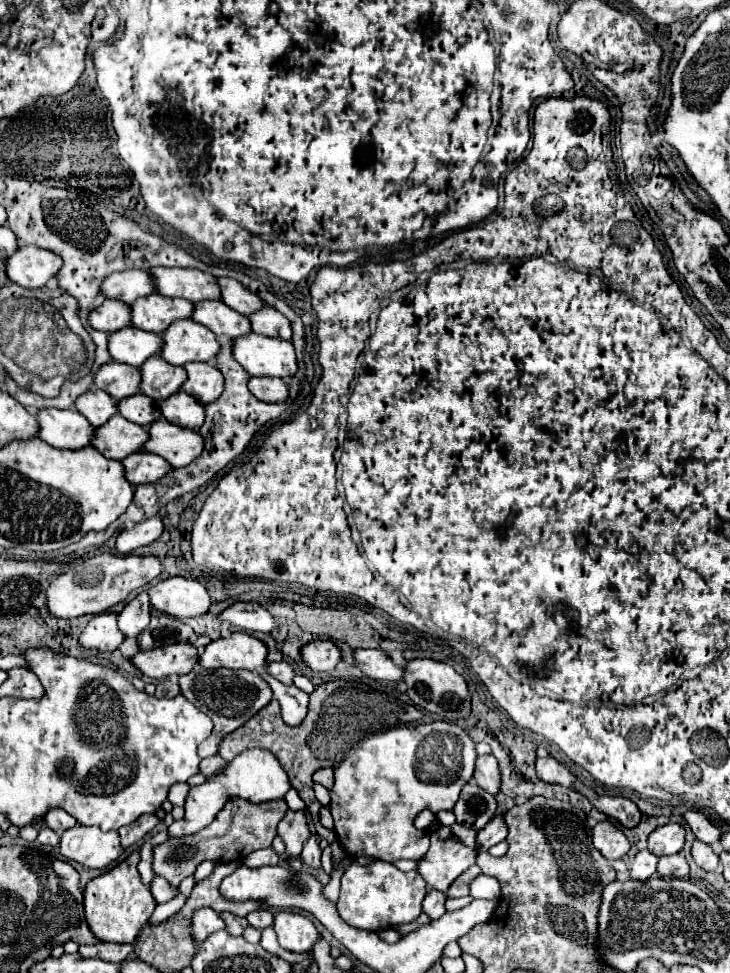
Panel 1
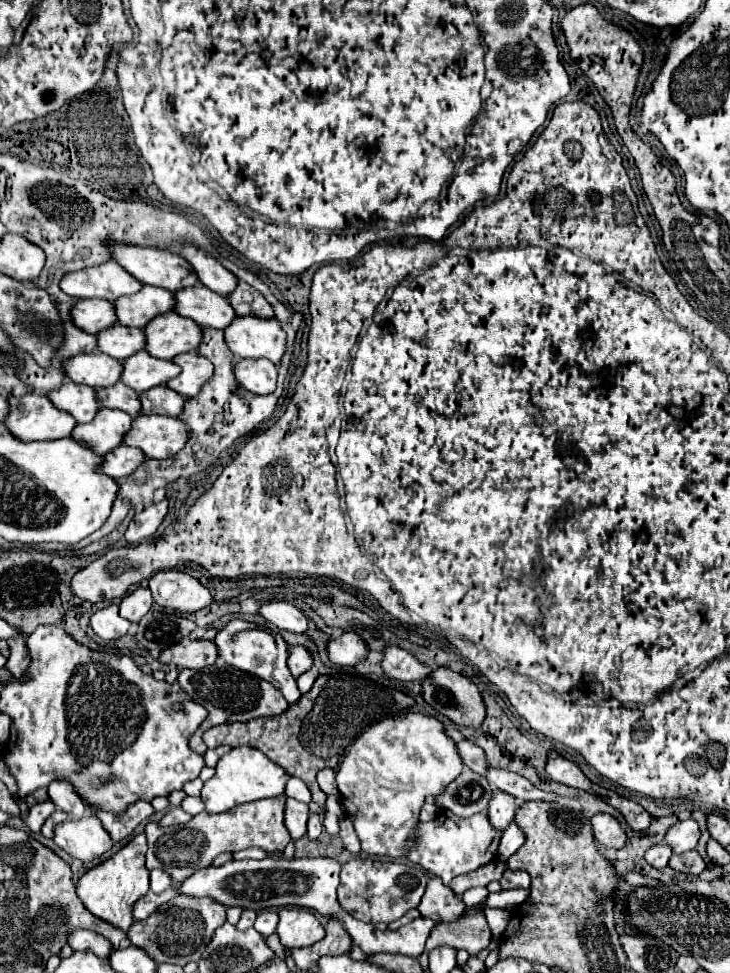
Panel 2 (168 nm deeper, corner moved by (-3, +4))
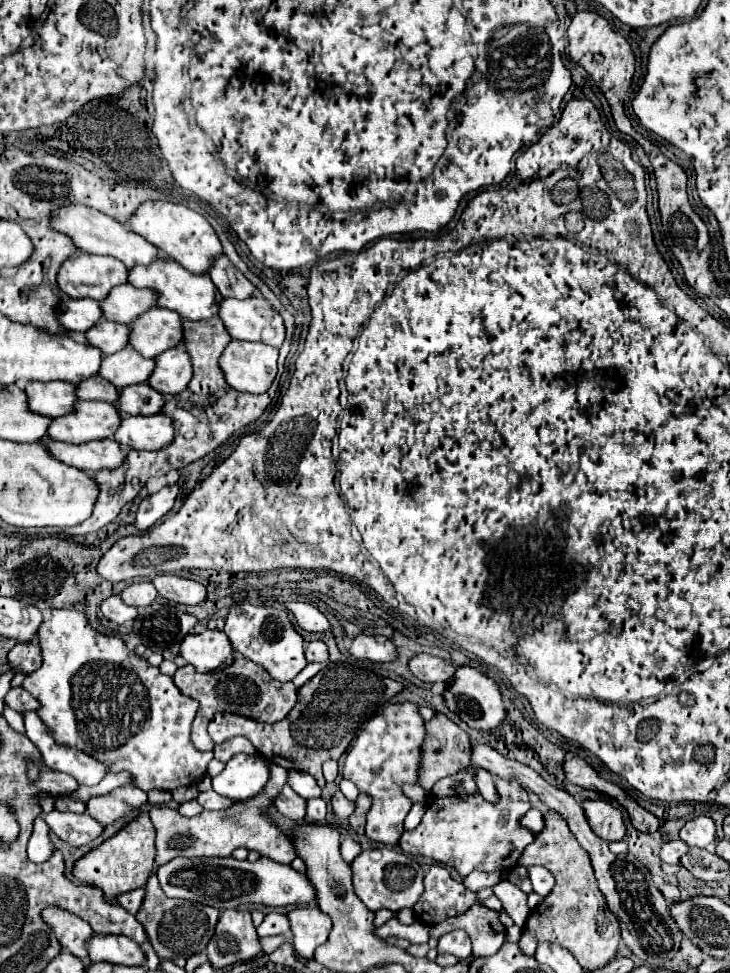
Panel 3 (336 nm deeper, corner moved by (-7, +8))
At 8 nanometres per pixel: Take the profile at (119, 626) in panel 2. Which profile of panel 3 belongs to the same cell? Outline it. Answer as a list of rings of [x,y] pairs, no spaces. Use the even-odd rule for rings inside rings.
[[[119,595],[105,599],[105,601],[101,603],[101,611],[103,611],[103,615],[105,615],[111,623],[115,623],[115,625],[123,625],[123,623],[133,621],[133,619],[137,617],[137,609],[131,609],[131,607],[123,605],[123,601],[121,601]]]

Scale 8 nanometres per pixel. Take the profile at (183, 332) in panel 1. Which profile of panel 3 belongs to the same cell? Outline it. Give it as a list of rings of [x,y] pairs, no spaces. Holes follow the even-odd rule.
[[[149,309],[131,325],[129,343],[147,359],[155,359],[159,353],[177,347],[183,339],[183,321],[171,309]]]

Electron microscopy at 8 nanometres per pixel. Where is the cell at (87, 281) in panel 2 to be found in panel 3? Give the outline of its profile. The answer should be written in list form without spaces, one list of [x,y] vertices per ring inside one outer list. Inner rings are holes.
[[[83,253],[79,257],[67,259],[61,265],[57,273],[57,285],[73,299],[91,297],[103,301],[113,287],[129,283],[127,277],[129,269],[117,259]]]

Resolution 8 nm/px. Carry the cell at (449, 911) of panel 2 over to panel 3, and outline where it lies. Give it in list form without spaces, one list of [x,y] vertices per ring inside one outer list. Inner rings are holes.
[[[433,865],[425,875],[425,891],[417,901],[415,915],[427,925],[441,923],[465,913],[475,903],[475,893],[455,881],[441,865]]]

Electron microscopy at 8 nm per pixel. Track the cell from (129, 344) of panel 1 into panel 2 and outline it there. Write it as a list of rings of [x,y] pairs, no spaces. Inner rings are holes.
[[[113,323],[111,327],[97,333],[97,351],[101,353],[115,353],[109,357],[115,357],[123,361],[125,357],[131,357],[133,353],[143,349],[143,331],[137,327],[125,327],[119,323]]]

